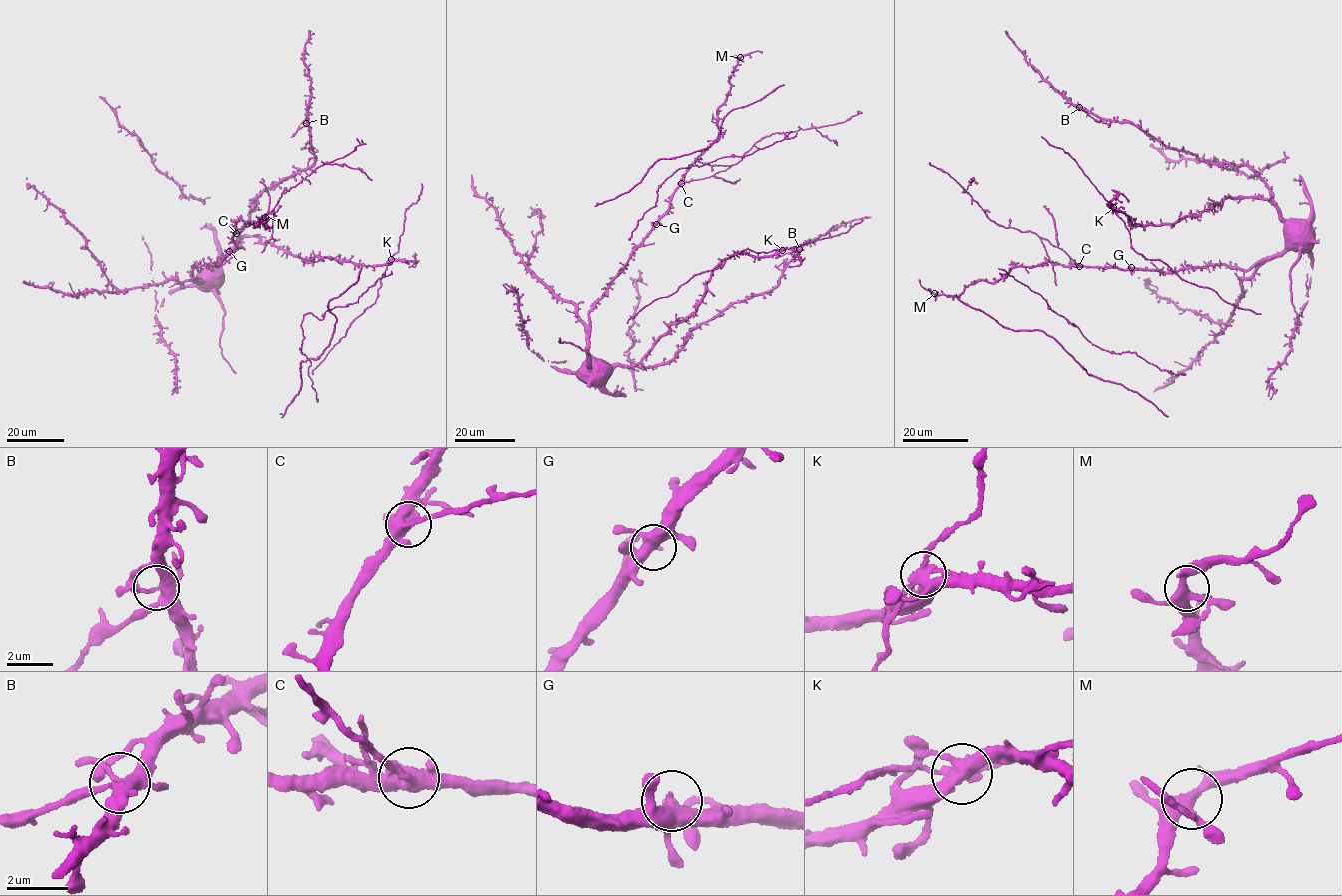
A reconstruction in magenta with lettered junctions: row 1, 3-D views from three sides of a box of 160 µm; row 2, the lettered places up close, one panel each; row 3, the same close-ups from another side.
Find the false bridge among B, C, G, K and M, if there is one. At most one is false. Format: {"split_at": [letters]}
{"split_at": ["C"]}

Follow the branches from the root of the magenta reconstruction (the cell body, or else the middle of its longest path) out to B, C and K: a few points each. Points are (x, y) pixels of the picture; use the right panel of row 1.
B: (1296, 240), (1289, 241), (1270, 188), (1246, 166), (1209, 163), (1133, 124), (1101, 119), (1079, 107)
C: (1296, 240), (1293, 244), (1285, 244), (1284, 250), (1276, 255), (1242, 270), (1218, 263), (1168, 272), (1080, 266)
K: (1296, 240), (1289, 241), (1277, 208), (1257, 198), (1230, 196), (1170, 224), (1133, 225), (1113, 207)

